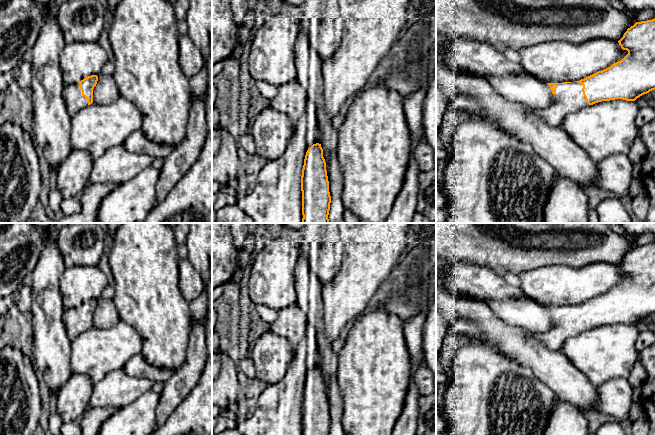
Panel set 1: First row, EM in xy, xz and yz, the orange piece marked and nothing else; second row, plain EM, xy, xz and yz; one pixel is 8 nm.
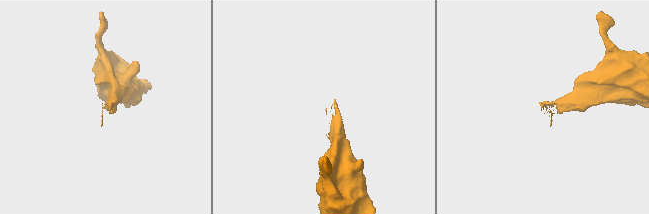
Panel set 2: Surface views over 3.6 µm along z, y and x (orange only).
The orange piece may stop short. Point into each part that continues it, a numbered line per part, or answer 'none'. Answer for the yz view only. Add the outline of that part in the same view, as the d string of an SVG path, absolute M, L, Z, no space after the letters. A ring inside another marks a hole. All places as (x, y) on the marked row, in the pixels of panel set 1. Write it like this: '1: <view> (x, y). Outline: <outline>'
1: yz (569, 98). Outline: M577 82L558 84L553 103L545 108L533 109L549 126L563 128L568 114L575 113L589 104L582 92L583 85Z

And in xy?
1: xy (75, 101). Outline: M79 83L66 84L62 91L68 114L72 117L88 106L87 99L82 95Z

